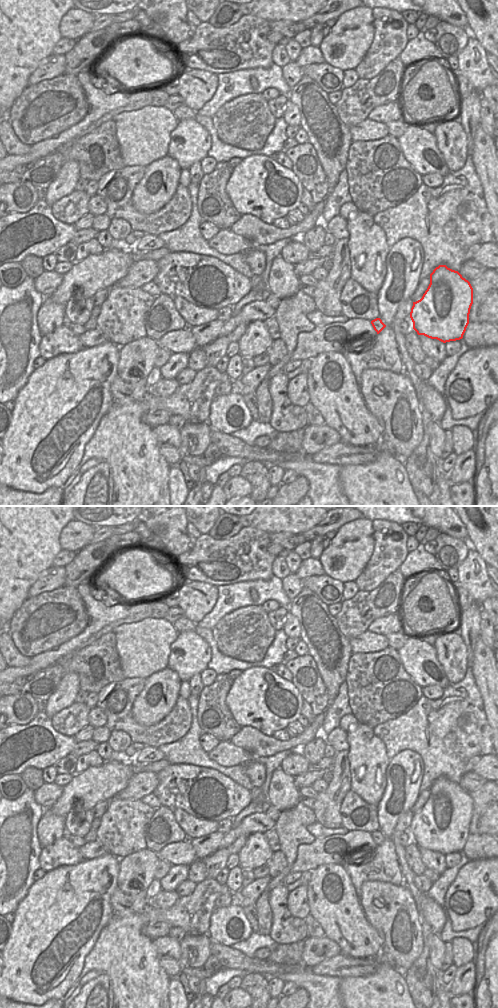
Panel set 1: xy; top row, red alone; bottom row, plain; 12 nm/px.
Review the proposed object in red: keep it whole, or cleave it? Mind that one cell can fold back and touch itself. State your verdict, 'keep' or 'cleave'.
keep

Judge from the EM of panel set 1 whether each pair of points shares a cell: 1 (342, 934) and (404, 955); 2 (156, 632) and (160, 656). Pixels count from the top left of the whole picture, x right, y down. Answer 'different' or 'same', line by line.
1: different
2: same

